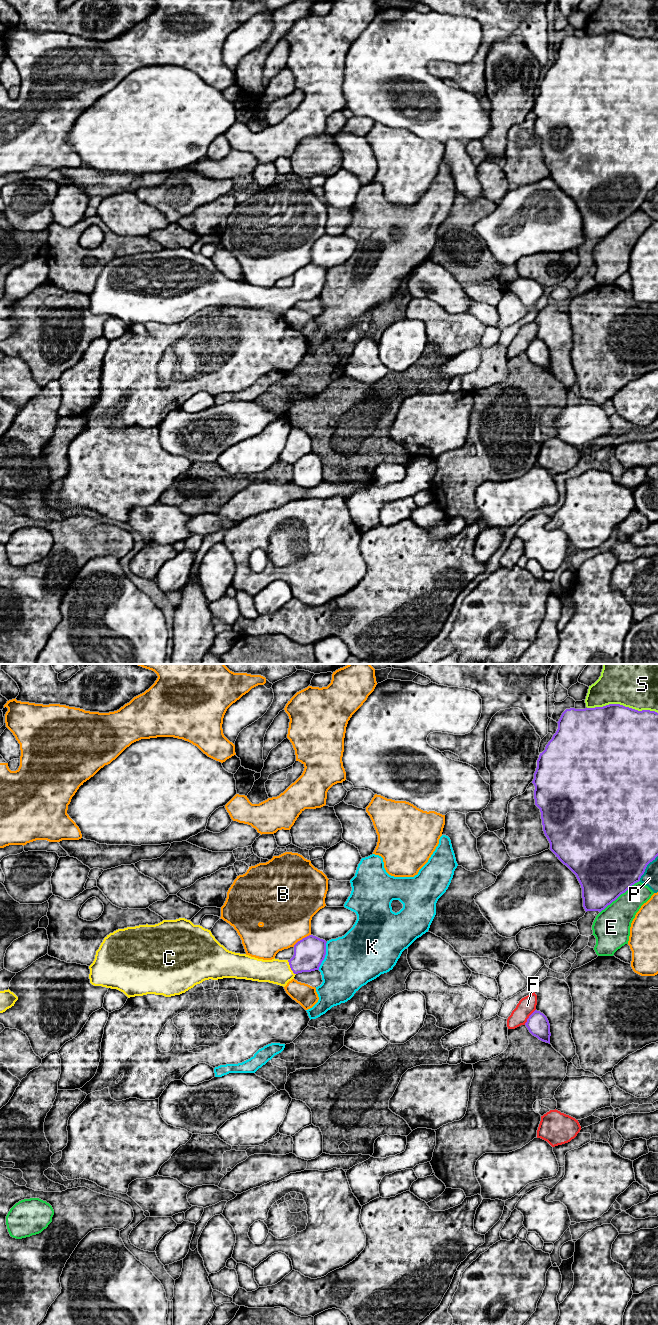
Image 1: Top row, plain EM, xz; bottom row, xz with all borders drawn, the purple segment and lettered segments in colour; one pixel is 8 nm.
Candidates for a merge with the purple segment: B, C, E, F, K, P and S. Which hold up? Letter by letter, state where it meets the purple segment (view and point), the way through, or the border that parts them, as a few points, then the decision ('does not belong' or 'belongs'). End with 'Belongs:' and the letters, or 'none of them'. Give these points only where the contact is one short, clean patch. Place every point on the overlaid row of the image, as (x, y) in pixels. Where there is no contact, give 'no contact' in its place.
B: contact xz (302, 939); does not belong
C: contact xz (290, 967); way xz (309, 952), (297, 964), (290, 967), (283, 971), (275, 971); belongs
E: contact xz (619, 895); does not belong
F: contact xz (529, 1017); does not belong
K: contact xz (324, 956); does not belong
P: contact xz (645, 868); does not belong
S: contact xz (622, 705); does not belong
Belongs: C

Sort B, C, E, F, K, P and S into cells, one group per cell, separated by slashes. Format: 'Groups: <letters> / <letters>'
Groups: B / C / E / F / K / P / S

